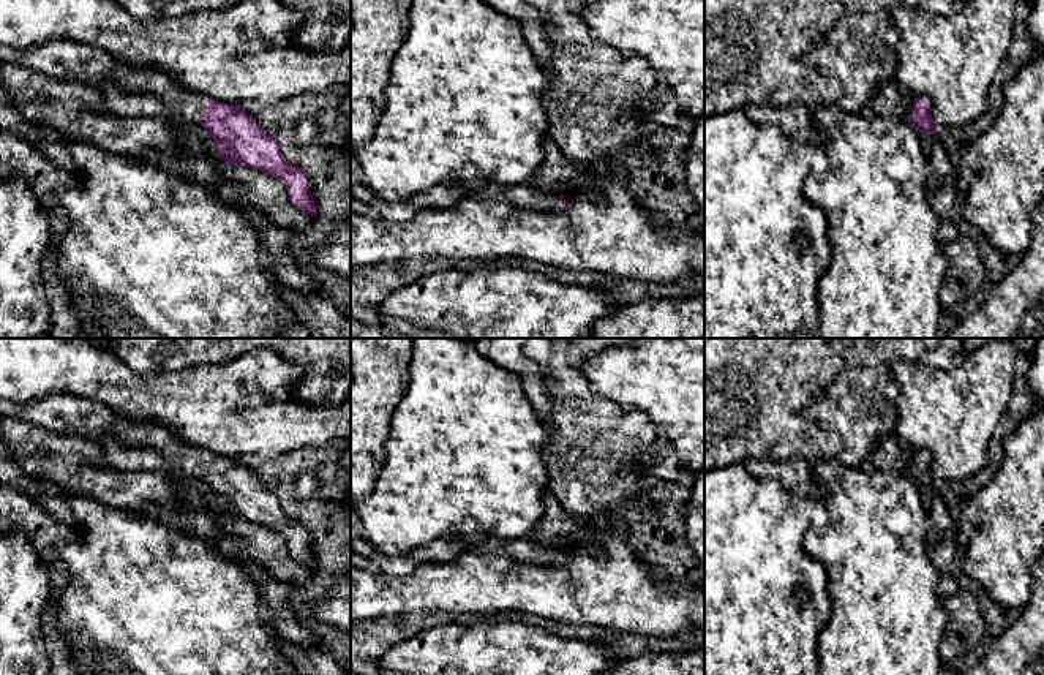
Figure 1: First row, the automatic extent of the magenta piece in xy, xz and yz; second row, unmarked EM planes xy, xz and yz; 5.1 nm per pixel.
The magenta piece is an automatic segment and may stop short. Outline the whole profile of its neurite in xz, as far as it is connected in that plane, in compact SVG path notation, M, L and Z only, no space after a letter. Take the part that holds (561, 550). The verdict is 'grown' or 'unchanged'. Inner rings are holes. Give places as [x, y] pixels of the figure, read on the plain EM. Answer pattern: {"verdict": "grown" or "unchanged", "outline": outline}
{"verdict": "grown", "outline": "M531 539L502 541L499 549L528 564L559 564L565 560L564 549L543 547Z"}

